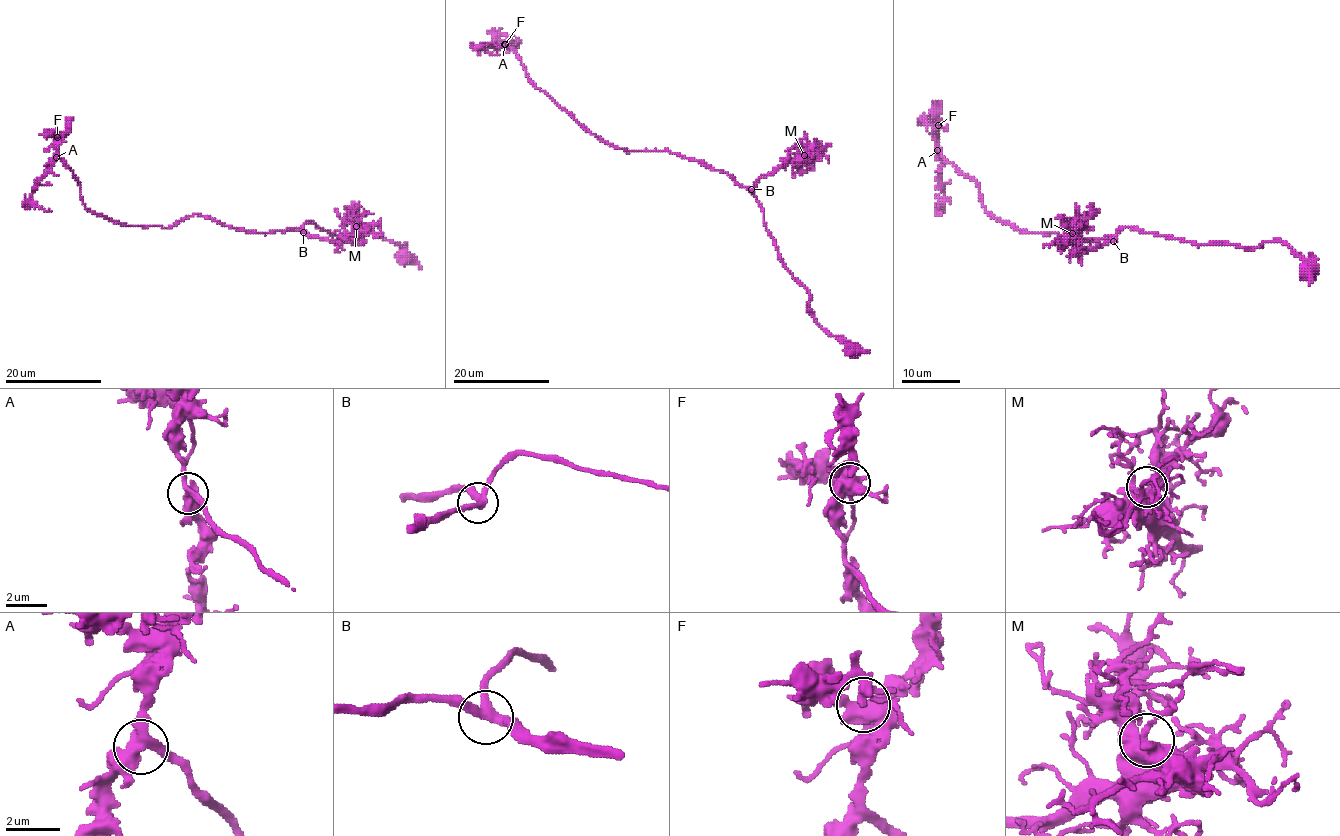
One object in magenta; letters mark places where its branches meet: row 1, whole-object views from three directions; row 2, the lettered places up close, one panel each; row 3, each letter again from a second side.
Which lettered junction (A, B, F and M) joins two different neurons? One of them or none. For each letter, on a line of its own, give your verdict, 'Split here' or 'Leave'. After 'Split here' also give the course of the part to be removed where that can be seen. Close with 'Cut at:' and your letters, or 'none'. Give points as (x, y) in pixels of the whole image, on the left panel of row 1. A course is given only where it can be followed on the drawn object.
A: Split here. Course of the part to remove: (55, 158), (30, 200), (45, 211), (51, 211)
B: Leave
F: Leave
M: Leave
Cut at: A

